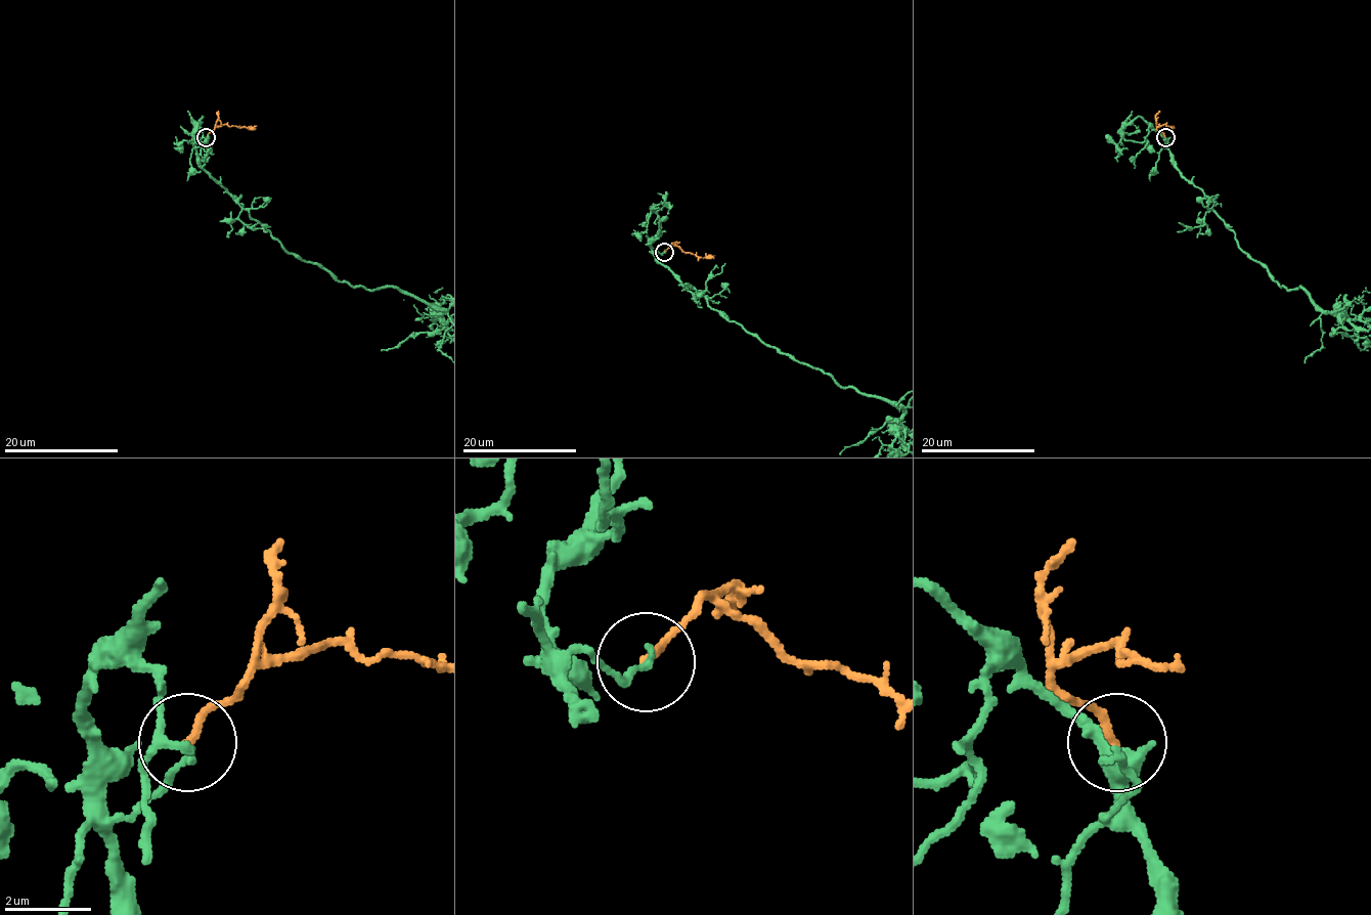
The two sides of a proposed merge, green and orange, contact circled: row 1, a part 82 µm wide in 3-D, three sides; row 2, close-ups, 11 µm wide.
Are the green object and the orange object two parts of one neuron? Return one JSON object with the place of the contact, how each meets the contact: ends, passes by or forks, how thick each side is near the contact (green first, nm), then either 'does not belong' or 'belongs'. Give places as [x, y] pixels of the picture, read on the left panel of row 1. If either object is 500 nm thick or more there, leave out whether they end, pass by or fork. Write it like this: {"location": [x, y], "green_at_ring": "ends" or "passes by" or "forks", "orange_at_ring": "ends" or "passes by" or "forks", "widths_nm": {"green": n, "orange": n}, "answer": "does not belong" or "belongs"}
{"location": [206, 137], "green_at_ring": "ends", "orange_at_ring": "ends", "widths_nm": {"green": 160, "orange": 180}, "answer": "does not belong"}

